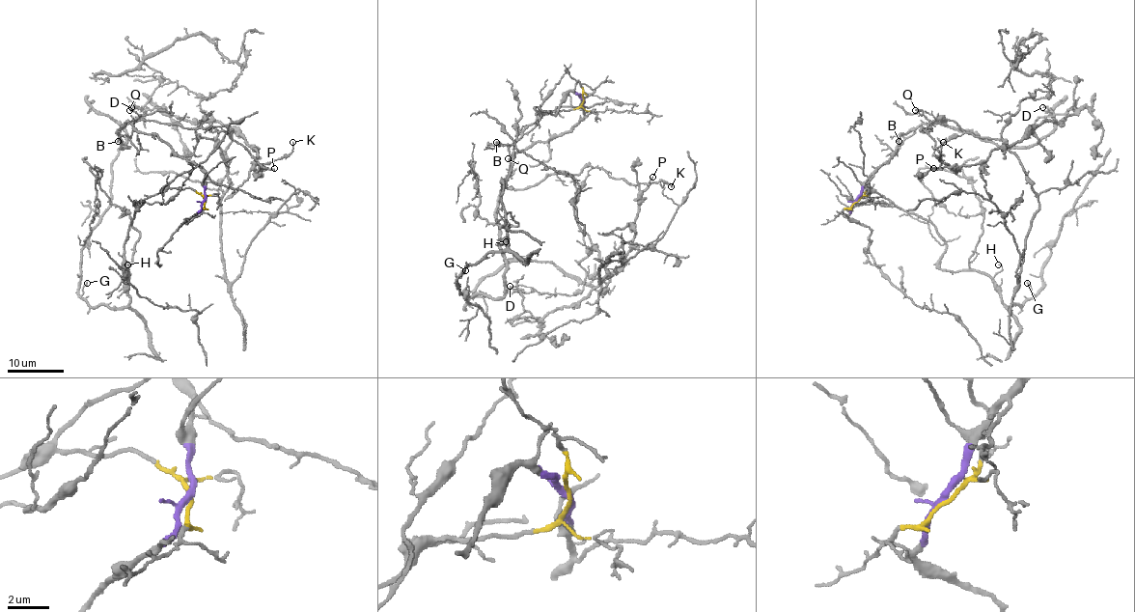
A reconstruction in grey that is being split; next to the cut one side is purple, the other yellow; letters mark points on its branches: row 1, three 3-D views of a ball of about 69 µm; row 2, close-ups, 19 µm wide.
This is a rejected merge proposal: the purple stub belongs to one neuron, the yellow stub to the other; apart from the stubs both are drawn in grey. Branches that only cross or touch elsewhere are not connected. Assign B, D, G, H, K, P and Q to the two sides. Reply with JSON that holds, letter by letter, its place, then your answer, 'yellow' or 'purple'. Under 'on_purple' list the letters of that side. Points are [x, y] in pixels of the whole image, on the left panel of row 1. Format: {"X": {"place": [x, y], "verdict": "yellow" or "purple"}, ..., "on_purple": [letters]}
{"B": {"place": [118, 141], "verdict": "purple"}, "D": {"place": [131, 107], "verdict": "purple"}, "G": {"place": [87, 283], "verdict": "yellow"}, "H": {"place": [127, 264], "verdict": "yellow"}, "K": {"place": [292, 142], "verdict": "purple"}, "P": {"place": [274, 168], "verdict": "purple"}, "Q": {"place": [129, 110], "verdict": "purple"}, "on_purple": ["B", "D", "K", "P", "Q"]}

